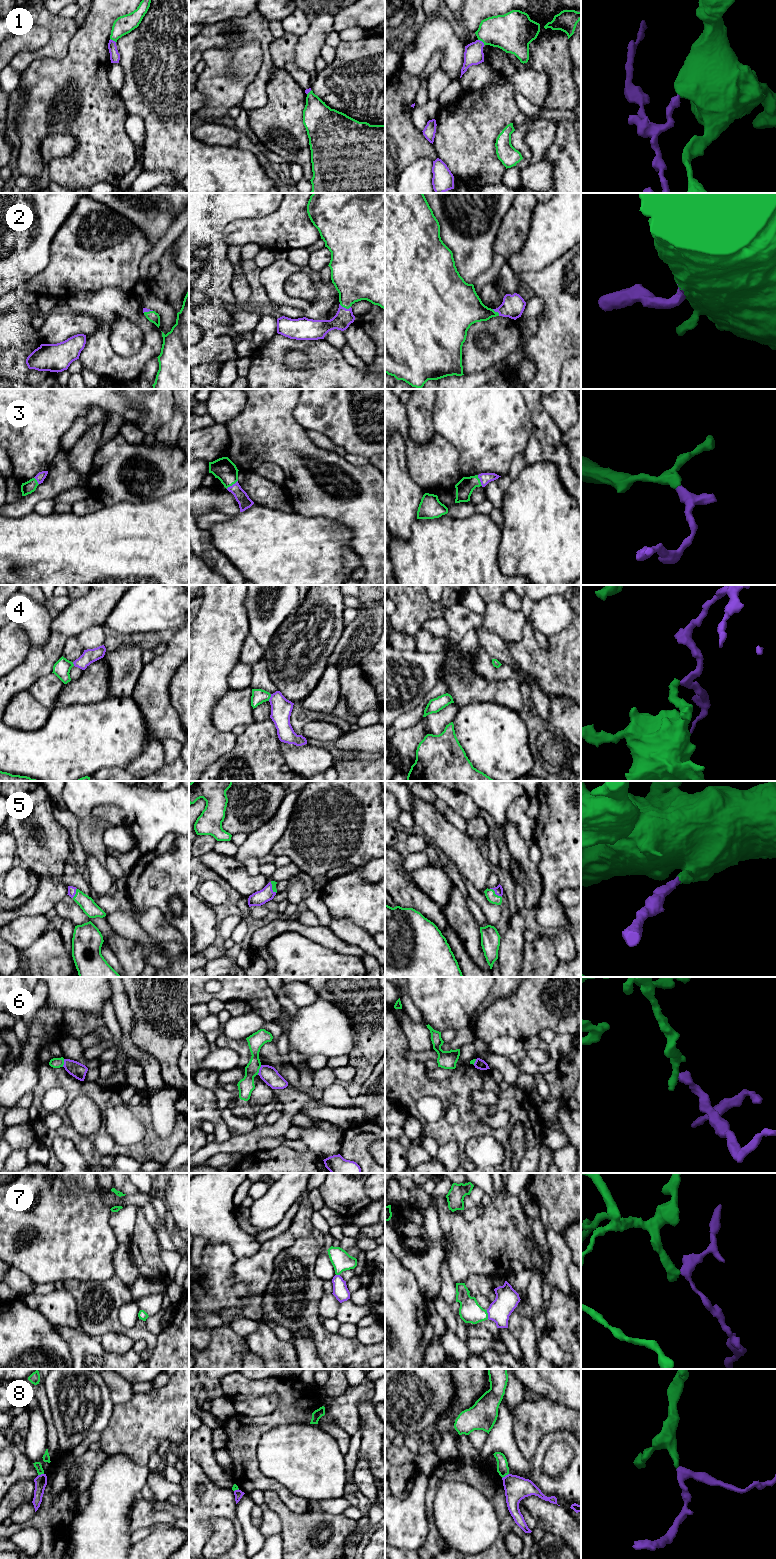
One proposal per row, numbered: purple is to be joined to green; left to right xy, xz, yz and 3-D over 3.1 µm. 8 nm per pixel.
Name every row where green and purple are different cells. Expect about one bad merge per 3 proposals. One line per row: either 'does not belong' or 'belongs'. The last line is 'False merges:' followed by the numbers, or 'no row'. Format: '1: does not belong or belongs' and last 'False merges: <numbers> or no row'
1: does not belong
2: belongs
3: belongs
4: belongs
5: belongs
6: does not belong
7: belongs
8: does not belong
False merges: 1, 6, 8

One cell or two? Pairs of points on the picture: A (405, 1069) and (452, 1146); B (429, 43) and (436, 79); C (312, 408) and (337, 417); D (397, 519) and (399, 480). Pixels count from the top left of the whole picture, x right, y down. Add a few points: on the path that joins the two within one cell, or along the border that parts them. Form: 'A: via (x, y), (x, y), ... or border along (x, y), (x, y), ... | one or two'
A: border along (440, 1144), (454, 1141), (459, 1149), (460, 1162) | two
B: border along (438, 67), (451, 81) | two
C: via (318, 408), (328, 408), (331, 411) | one
D: via (397, 509), (399, 490) | one

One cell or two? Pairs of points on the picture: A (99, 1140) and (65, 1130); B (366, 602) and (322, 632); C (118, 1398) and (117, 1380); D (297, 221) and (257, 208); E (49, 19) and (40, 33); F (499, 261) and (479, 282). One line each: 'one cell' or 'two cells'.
A: one cell
B: two cells
C: one cell
D: two cells
E: two cells
F: one cell

